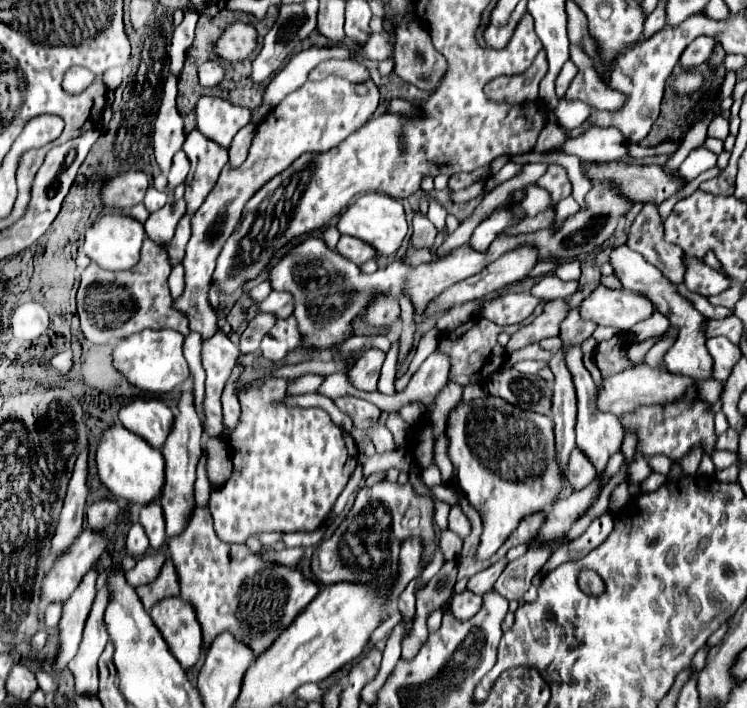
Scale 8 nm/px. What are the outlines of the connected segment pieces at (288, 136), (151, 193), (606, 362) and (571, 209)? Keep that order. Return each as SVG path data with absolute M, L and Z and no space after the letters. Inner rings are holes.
M336 81L338 87L332 91L302 91L296 89L290 95L286 95L264 119L262 123L256 127L254 139L252 139L252 147L248 151L246 161L240 167L230 167L230 163L226 163L226 167L222 169L216 185L212 187L212 191L208 193L206 201L200 205L200 209L194 213L192 219L192 237L190 243L186 247L186 255L182 259L184 271L186 271L186 285L184 291L178 299L174 299L174 309L178 309L180 313L184 313L190 321L190 329L198 331L204 339L208 339L216 329L216 311L212 309L210 301L208 301L208 289L210 289L210 279L216 267L216 259L226 243L226 239L232 235L232 231L236 229L242 209L248 203L248 199L264 185L268 183L274 175L282 173L284 169L288 169L300 155L304 153L320 153L320 151L328 151L332 147L336 147L338 143L342 143L352 131L360 129L368 119L372 119L376 107L378 107L378 87L374 85L374 81L366 81L366 83L350 83L350 81Z
M148 187L146 197L144 197L144 207L146 207L150 213L158 211L160 207L164 207L166 201L168 201L168 193L162 193L162 191L156 191L154 187Z
M616 335L614 343L608 343L608 345L606 345L606 341L598 343L594 361L596 361L596 367L600 369L602 377L606 379L606 377L616 375L618 371L624 371L626 367L634 365L626 355L628 355L628 345L622 341L622 335Z
M572 196L560 201L556 207L556 228L559 229L562 223L570 216L580 210L579 204ZM560 204L560 205L559 205Z

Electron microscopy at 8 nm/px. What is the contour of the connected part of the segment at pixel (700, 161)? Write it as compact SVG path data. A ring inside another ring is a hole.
M696 147L680 165L679 171L688 181L691 181L713 167L716 167L716 155L706 151L704 147Z

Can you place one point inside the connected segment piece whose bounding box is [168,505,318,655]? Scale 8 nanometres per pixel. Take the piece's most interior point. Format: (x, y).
(233, 589)

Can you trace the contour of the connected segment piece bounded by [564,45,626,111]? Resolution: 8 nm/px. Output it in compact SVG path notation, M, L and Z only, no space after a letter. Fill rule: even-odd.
M572 45L570 49L570 59L574 63L580 63L580 73L568 87L564 99L566 101L584 101L592 105L594 109L604 109L604 111L620 111L626 103L626 95L610 89L594 71L594 61L582 51L582 47Z

